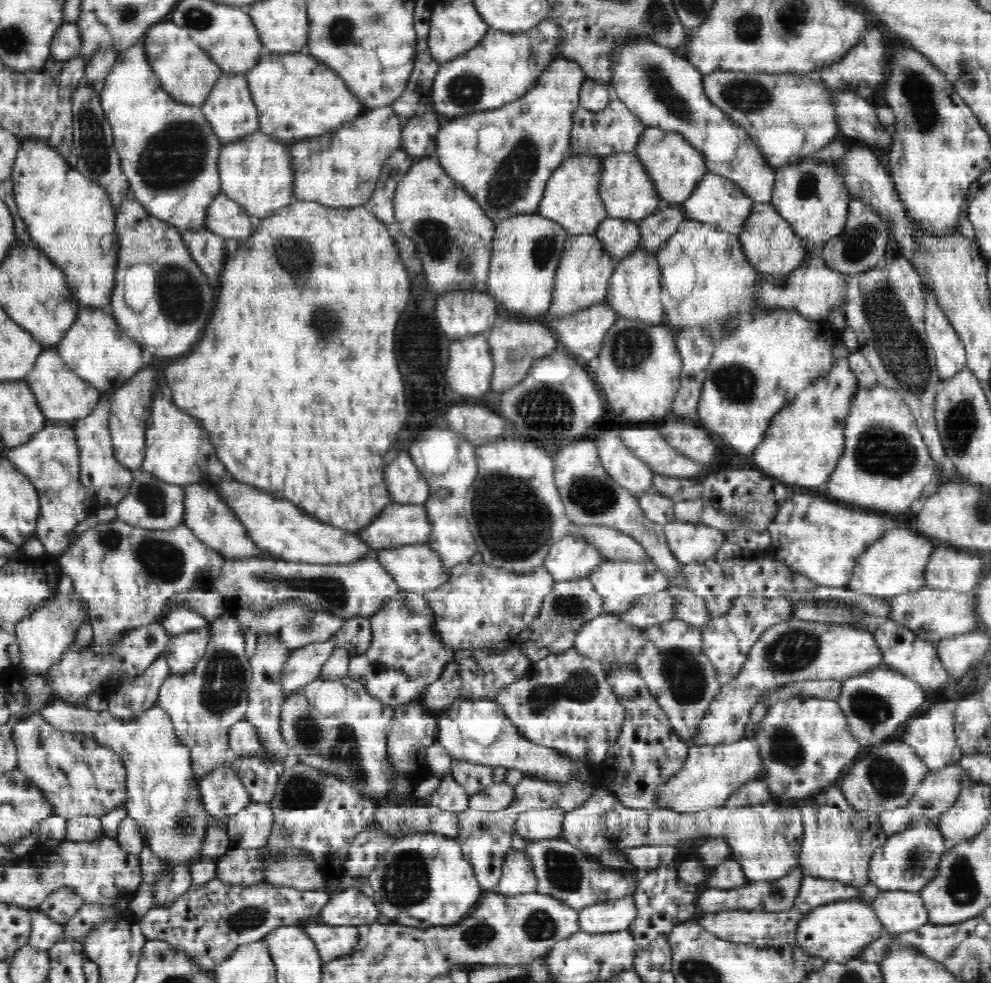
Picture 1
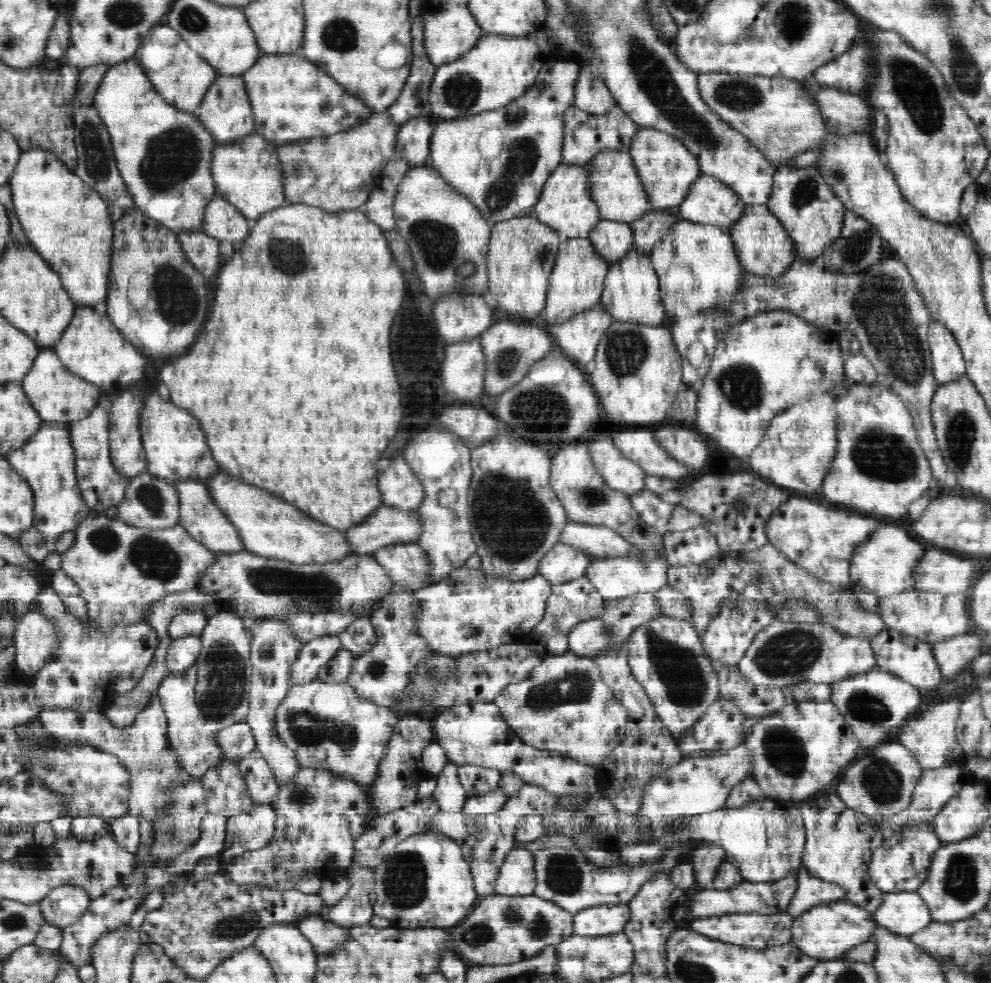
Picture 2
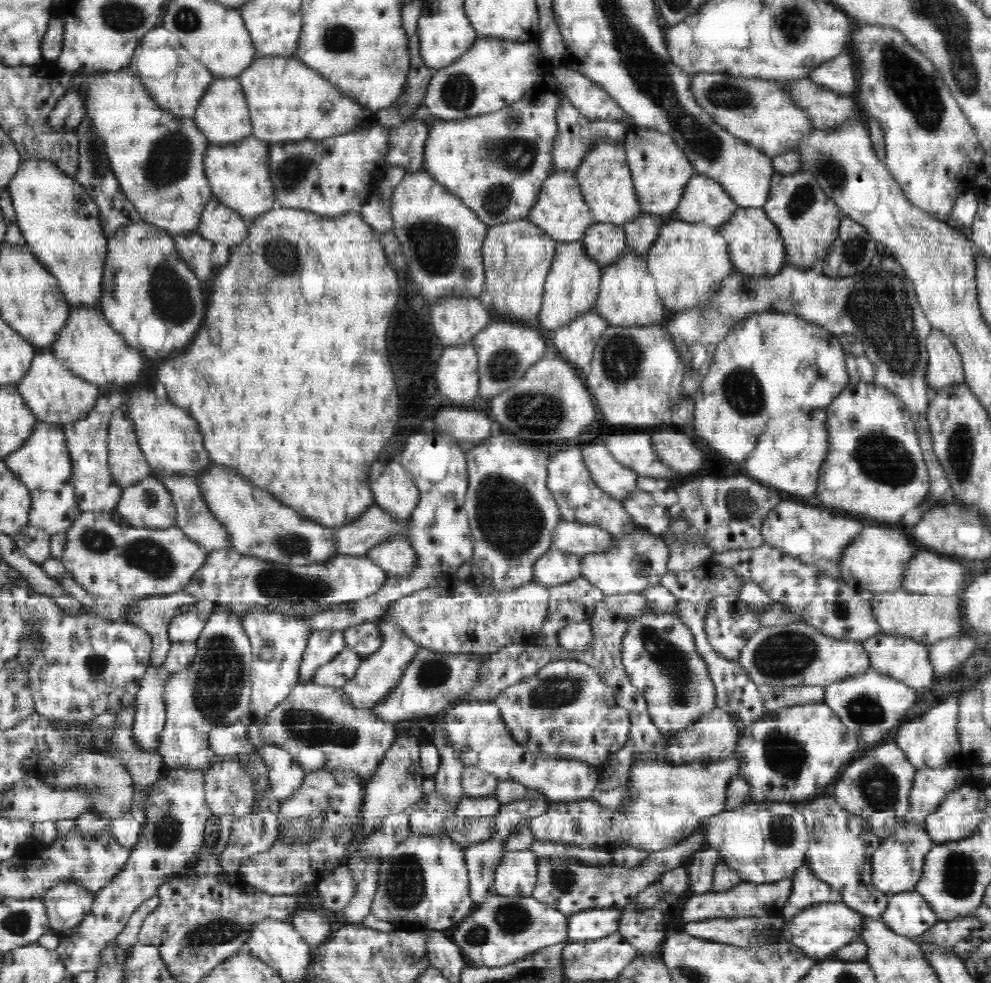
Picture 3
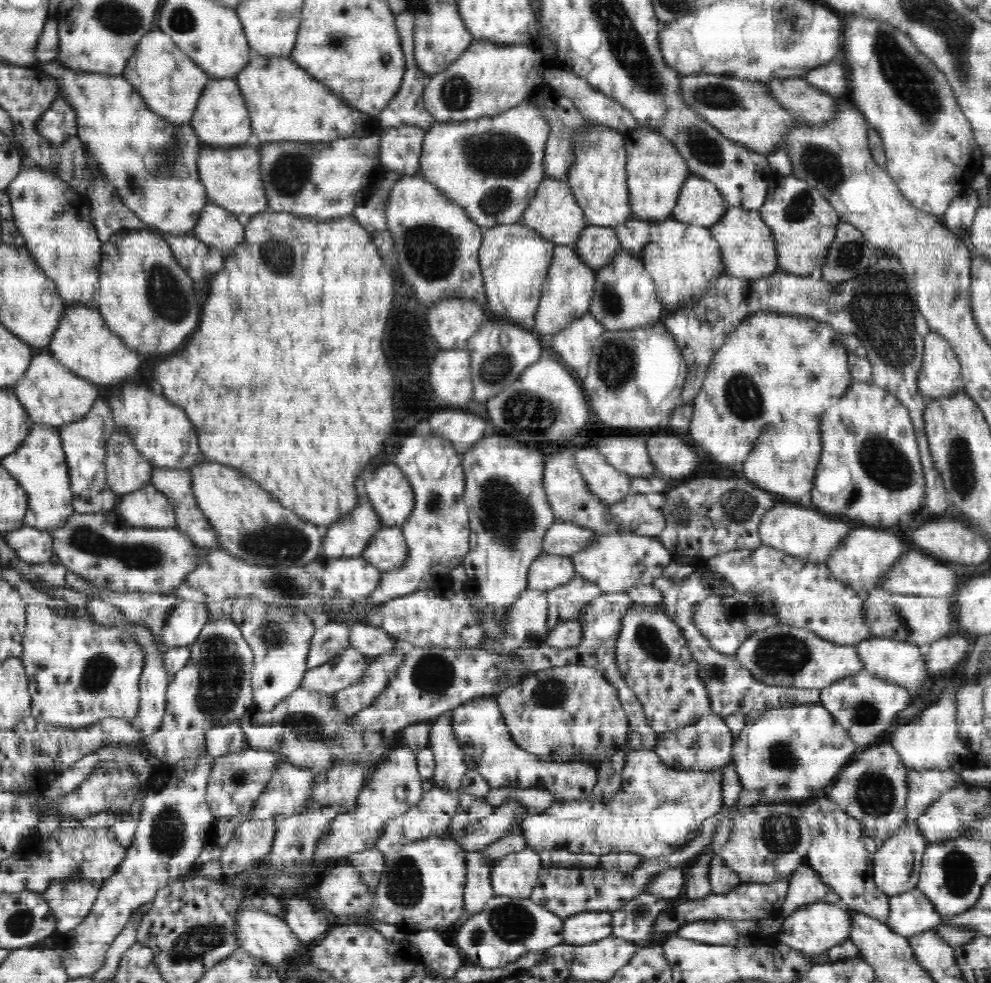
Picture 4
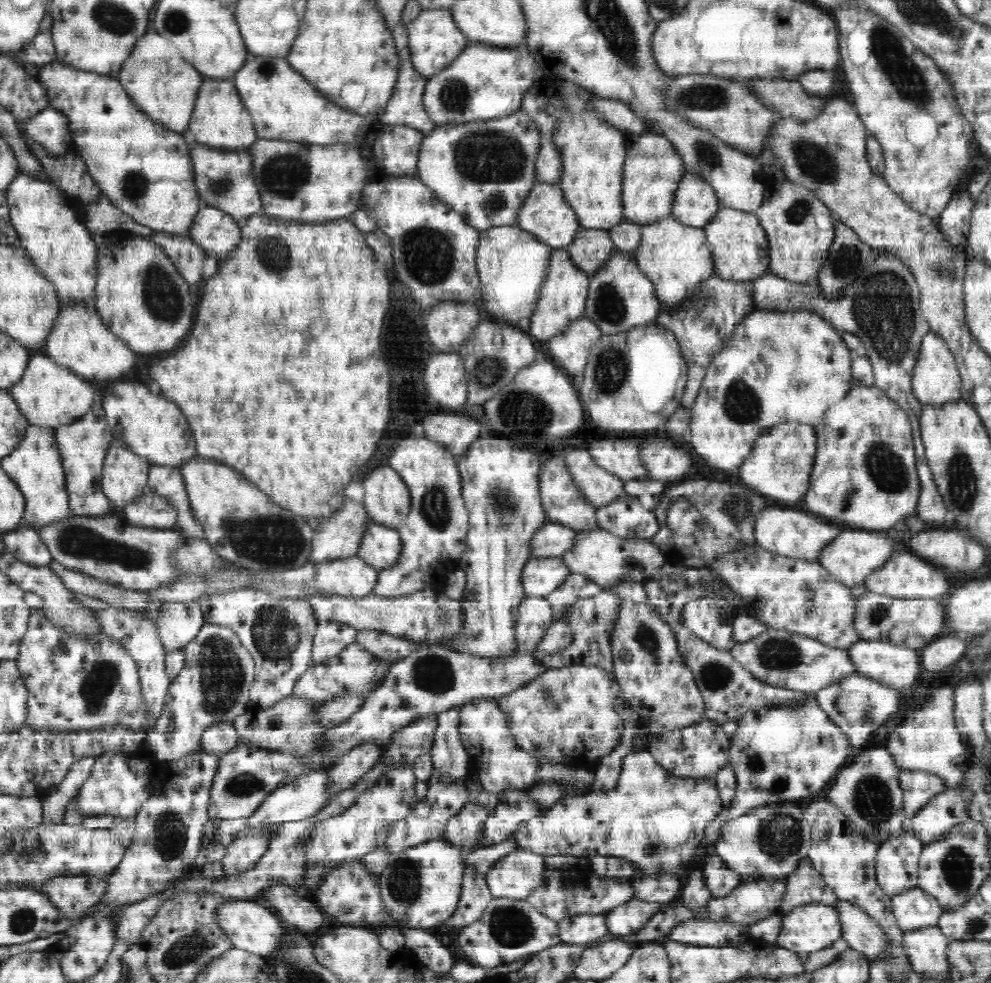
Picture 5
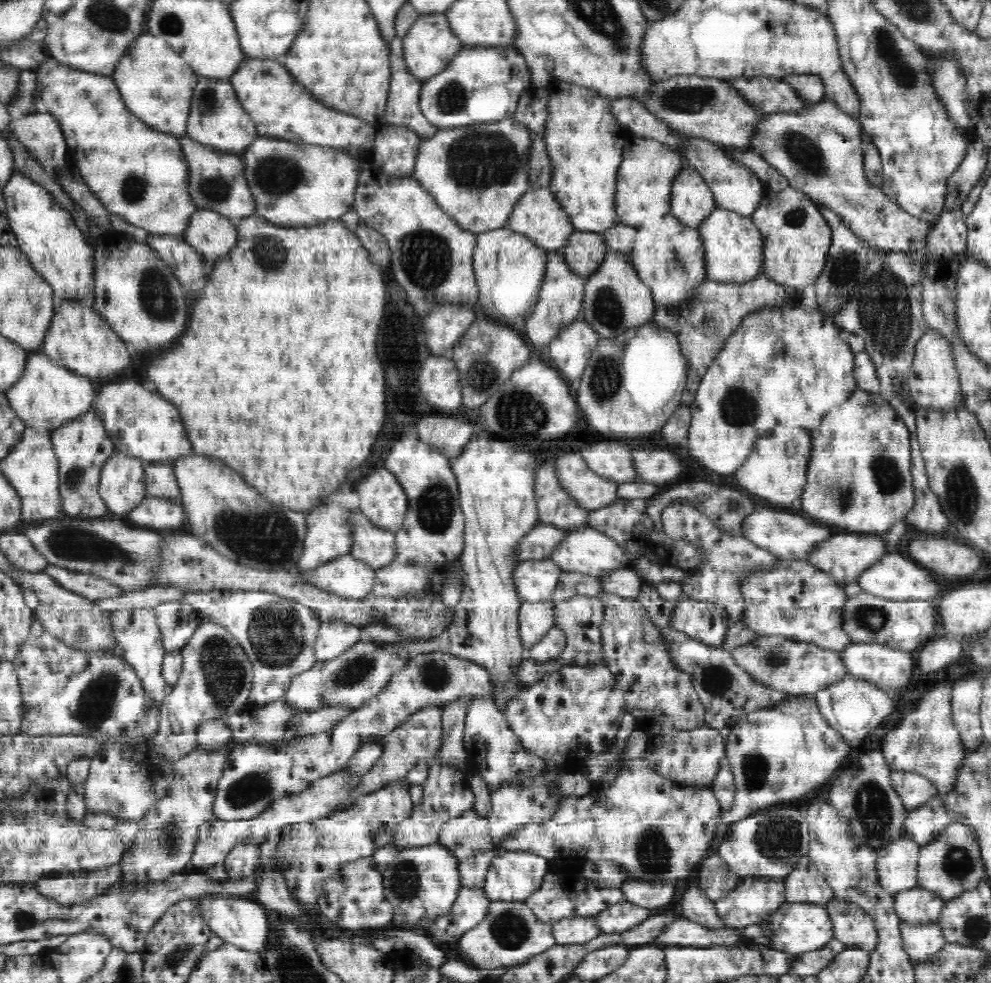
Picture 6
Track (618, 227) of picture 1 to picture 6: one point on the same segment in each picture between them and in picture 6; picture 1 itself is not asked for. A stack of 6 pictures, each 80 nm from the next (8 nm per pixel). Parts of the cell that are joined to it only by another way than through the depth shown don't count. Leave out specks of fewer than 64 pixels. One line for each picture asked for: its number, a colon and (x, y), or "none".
2: (612, 240)
3: (604, 242)
4: (597, 245)
5: (590, 250)
6: (585, 251)

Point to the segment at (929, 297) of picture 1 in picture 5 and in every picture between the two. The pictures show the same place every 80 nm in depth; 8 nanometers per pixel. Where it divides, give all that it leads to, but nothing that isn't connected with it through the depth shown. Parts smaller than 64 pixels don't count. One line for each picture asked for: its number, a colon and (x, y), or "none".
2: (948, 361)
3: (944, 369)
4: (940, 375)
5: (936, 380)

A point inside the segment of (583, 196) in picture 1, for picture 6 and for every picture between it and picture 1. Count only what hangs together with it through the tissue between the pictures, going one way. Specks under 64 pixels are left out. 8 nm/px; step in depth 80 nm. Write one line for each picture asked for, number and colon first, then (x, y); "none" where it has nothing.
2: (565, 205)
3: (559, 210)
4: (553, 213)
5: (544, 213)
6: (537, 215)

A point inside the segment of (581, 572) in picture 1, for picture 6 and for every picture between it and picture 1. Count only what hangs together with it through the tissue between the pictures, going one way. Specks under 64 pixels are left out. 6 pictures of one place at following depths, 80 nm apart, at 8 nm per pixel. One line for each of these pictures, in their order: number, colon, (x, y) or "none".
2: (562, 563)
3: (556, 567)
4: (548, 571)
5: (540, 576)
6: (535, 580)

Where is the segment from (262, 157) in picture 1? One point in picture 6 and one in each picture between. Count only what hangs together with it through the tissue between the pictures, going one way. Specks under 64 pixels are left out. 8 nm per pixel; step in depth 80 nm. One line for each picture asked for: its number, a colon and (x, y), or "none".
2: (247, 173)
3: (239, 175)
4: (232, 178)
5: (223, 178)
6: (217, 182)

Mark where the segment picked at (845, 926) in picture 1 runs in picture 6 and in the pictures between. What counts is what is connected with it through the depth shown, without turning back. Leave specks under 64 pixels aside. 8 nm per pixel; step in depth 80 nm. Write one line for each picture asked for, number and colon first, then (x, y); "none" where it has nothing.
2: (828, 931)
3: (819, 930)
4: (814, 929)
5: (805, 929)
6: (800, 928)

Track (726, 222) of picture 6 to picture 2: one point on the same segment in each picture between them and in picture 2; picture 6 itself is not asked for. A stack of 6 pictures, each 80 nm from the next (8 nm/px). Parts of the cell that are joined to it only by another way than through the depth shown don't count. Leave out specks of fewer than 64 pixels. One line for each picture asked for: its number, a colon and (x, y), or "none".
2: (762, 246)
3: (755, 246)
4: (746, 244)
5: (739, 243)

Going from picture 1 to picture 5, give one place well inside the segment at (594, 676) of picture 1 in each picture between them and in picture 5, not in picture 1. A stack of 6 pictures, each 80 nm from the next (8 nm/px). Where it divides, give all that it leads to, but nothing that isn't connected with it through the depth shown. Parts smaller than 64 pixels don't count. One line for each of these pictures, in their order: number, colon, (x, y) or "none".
2: (564, 707)
3: (566, 710)
4: (572, 713)
5: (573, 715)

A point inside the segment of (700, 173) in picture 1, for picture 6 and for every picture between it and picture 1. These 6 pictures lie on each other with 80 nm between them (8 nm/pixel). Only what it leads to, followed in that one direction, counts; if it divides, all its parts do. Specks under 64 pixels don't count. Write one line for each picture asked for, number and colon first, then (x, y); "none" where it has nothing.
2: (666, 168)
3: (660, 170)
4: (656, 171)
5: (653, 169)
6: (647, 170)

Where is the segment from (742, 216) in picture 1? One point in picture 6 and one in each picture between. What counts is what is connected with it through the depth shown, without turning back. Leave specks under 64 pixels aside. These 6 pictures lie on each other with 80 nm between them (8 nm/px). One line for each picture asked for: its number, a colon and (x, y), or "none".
2: (709, 201)
3: (704, 201)
4: (700, 203)
5: (695, 203)
6: (691, 200)

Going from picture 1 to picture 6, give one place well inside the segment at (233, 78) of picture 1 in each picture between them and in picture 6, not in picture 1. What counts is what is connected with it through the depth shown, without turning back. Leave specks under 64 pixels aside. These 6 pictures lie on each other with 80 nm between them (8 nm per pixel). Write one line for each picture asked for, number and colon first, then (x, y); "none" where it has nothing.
2: (225, 111)
3: (222, 115)
4: (221, 119)
5: (220, 121)
6: (217, 119)

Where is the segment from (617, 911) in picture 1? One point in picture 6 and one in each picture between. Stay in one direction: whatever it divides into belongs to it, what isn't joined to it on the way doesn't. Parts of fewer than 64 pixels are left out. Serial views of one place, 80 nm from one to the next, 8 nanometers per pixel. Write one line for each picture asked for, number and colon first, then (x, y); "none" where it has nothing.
2: (601, 920)
3: (592, 924)
4: (583, 928)
5: (575, 930)
6: (569, 931)

